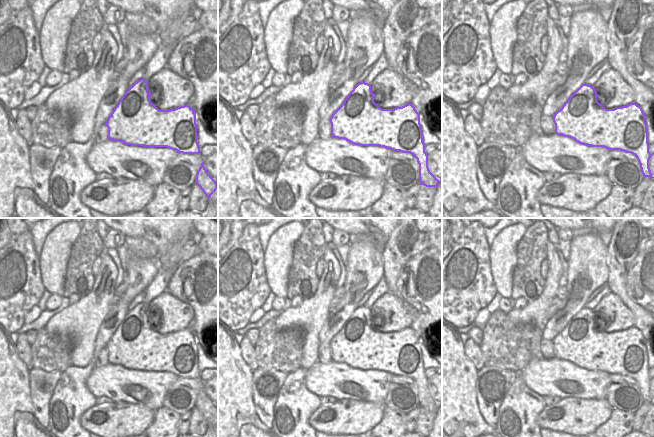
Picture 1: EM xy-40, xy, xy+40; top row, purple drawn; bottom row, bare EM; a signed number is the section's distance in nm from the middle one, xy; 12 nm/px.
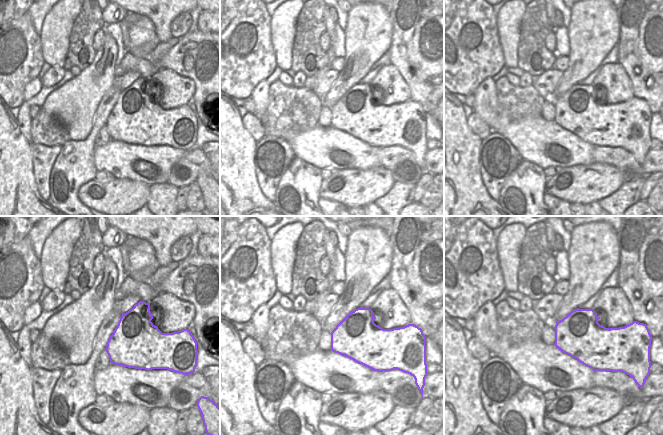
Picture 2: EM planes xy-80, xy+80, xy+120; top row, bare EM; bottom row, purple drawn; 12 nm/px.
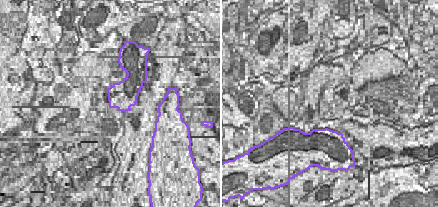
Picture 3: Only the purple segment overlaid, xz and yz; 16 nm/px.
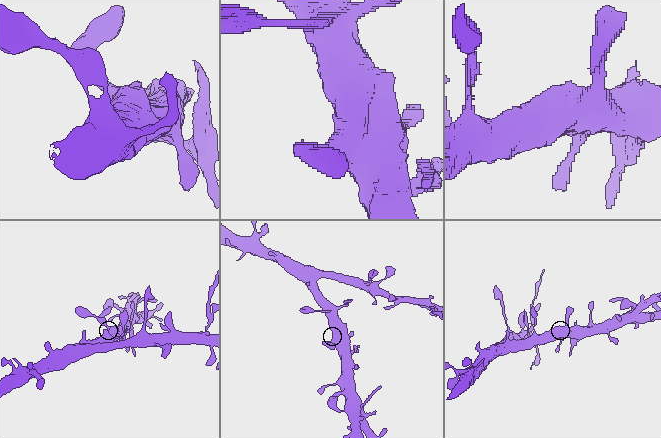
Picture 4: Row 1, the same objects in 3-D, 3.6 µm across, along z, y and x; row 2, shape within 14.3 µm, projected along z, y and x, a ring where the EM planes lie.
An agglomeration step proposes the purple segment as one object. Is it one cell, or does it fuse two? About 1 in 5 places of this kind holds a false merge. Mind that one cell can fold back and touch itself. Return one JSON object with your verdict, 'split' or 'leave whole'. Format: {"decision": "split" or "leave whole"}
{"decision": "leave whole"}

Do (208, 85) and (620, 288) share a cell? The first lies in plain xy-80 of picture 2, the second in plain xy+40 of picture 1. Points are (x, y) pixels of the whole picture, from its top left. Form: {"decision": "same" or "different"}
{"decision": "different"}

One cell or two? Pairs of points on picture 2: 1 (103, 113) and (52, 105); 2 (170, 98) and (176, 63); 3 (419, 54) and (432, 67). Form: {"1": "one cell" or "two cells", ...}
{"1": "two cells", "2": "two cells", "3": "one cell"}

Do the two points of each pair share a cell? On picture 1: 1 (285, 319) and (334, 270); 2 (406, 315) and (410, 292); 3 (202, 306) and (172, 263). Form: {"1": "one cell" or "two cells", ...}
{"1": "one cell", "2": "two cells", "3": "two cells"}

